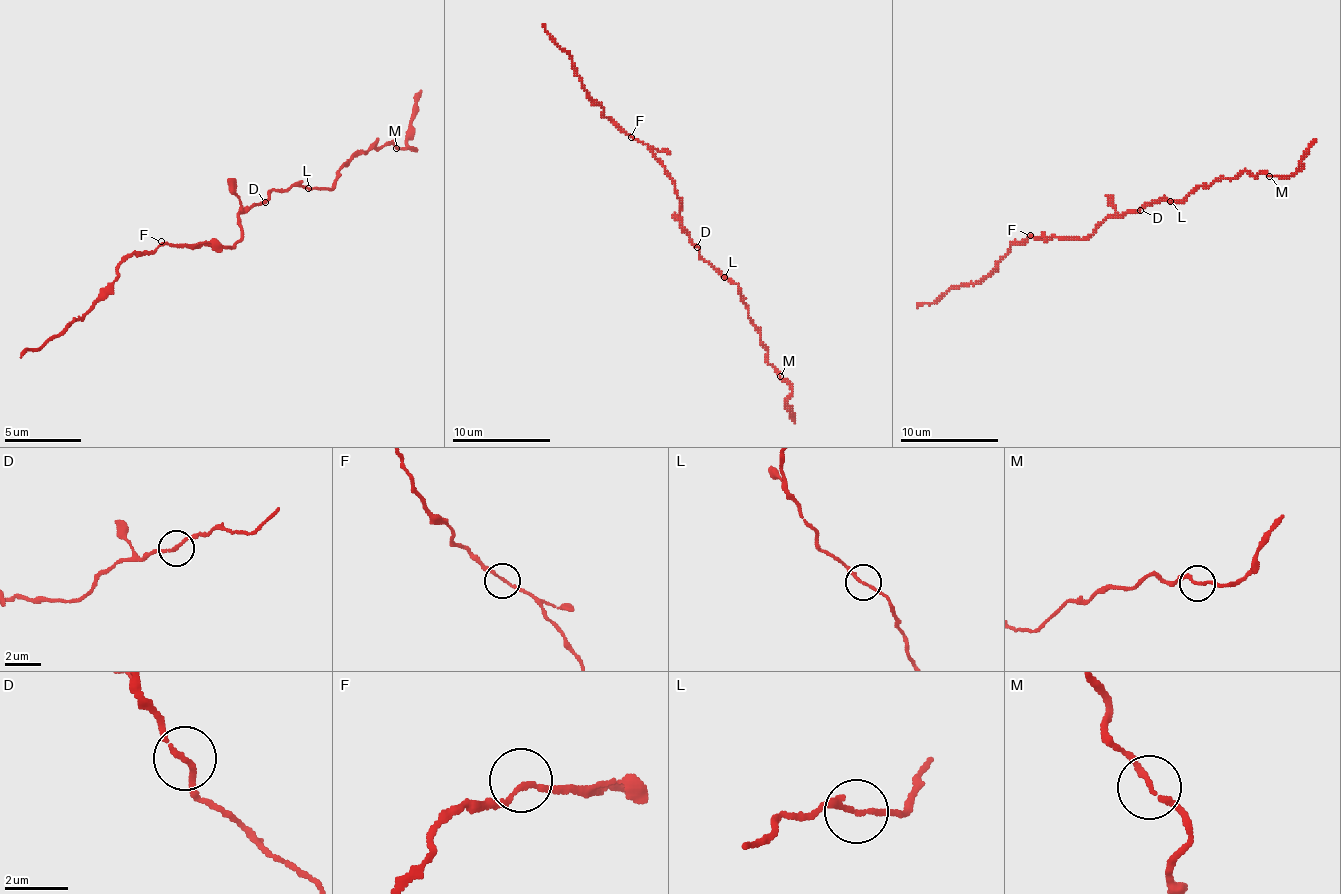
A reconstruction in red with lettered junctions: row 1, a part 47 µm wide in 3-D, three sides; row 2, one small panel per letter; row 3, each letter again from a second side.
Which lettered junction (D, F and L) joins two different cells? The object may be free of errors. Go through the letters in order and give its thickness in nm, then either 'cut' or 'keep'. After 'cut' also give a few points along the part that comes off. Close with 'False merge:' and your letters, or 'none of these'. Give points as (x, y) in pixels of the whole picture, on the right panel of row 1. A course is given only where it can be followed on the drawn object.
D: 150 nm thick; keep
F: 150 nm thick; keep
L: 150 nm thick; keep
False merge: none of these

